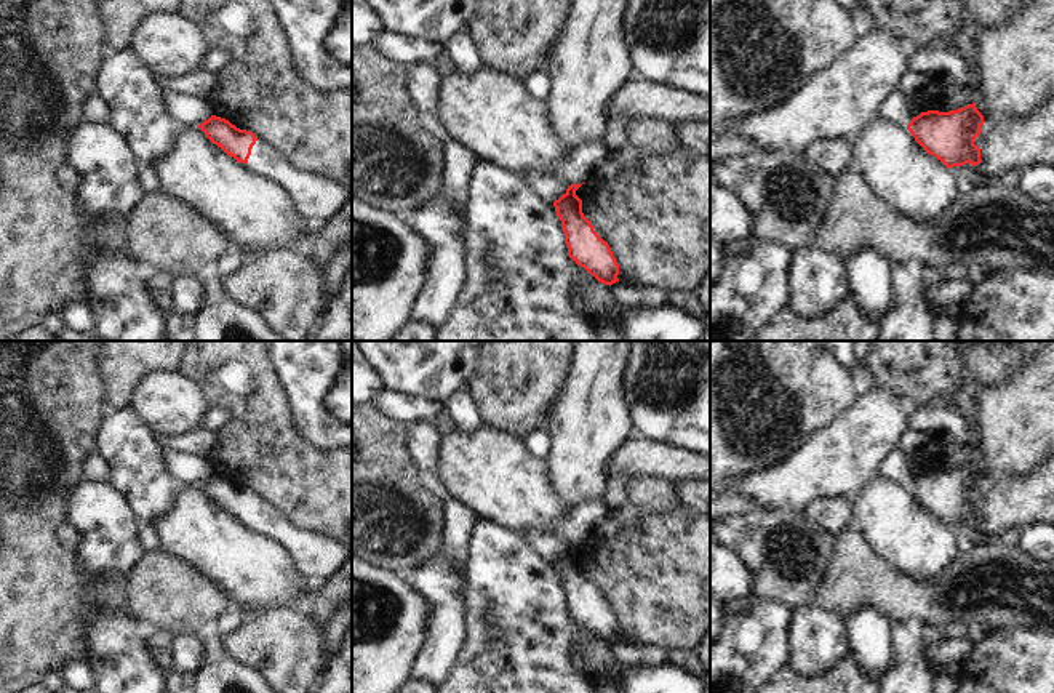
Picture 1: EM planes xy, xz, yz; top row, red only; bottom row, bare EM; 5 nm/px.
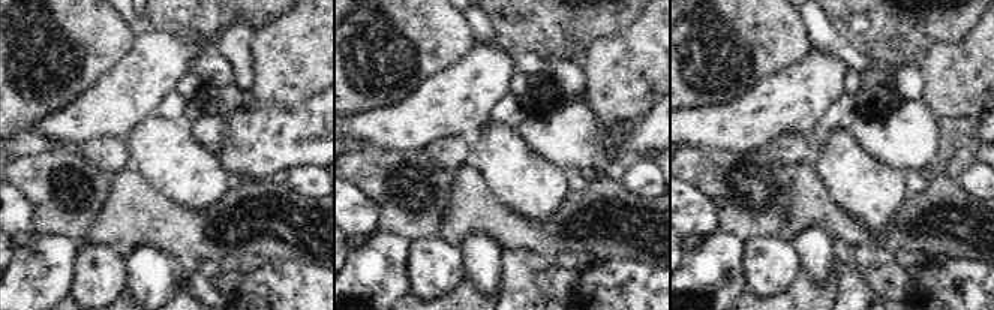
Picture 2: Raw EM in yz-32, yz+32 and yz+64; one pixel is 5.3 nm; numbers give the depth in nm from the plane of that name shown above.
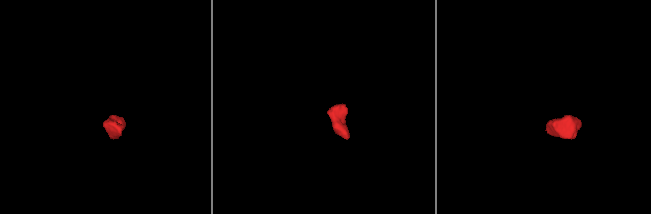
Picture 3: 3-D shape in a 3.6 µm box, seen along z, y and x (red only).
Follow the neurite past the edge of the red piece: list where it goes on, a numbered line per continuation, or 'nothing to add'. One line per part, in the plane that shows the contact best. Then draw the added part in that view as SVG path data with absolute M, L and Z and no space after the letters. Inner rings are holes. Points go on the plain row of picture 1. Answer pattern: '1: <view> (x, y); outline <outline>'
1: xy (317, 557); outline M256 501L246 523L253 531L278 541L296 570L317 586L329 579L350 555L342 543L294 527L269 503Z

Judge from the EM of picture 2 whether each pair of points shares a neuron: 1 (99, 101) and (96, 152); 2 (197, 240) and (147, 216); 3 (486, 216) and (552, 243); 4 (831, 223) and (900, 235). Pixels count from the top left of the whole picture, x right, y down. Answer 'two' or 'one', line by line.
1: two
2: one
3: one
4: one

